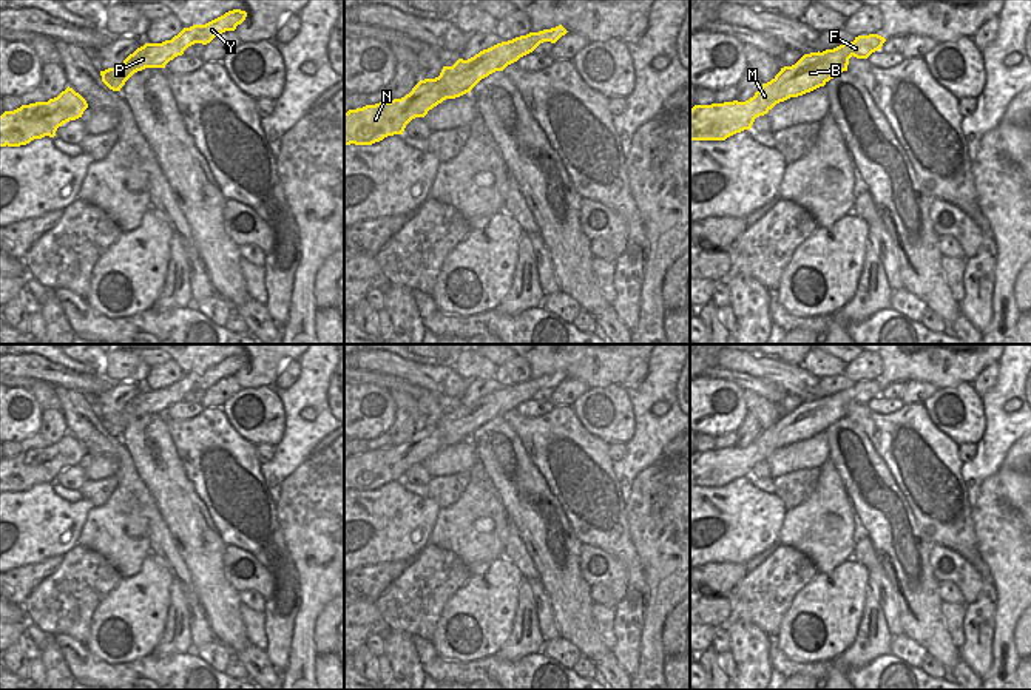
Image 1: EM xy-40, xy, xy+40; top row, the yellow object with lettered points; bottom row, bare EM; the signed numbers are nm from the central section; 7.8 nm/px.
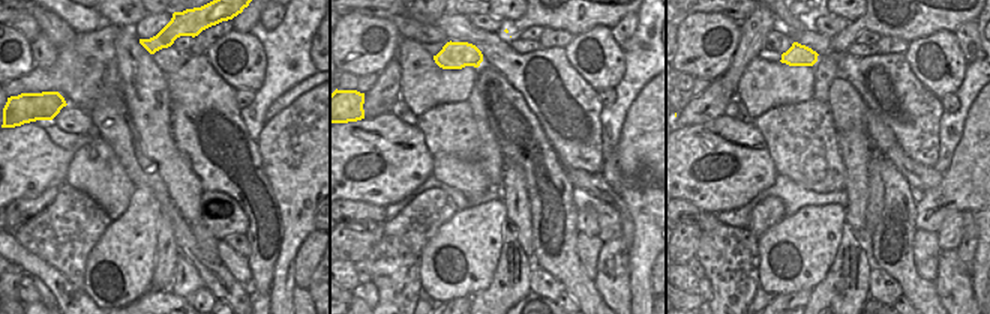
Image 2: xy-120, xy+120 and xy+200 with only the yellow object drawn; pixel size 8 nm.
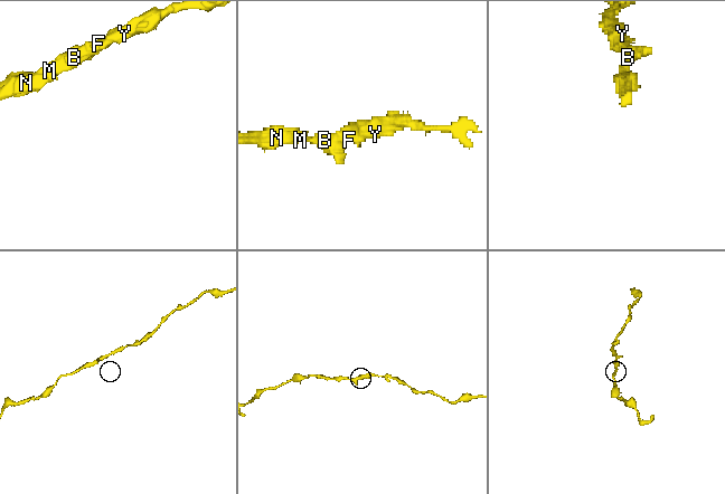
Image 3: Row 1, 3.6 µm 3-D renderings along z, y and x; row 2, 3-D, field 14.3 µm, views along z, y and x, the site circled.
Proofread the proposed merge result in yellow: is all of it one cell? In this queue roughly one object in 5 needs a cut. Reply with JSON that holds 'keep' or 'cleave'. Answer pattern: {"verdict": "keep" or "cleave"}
{"verdict": "keep"}

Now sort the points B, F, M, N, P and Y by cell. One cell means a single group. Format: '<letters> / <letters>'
B F M N P Y

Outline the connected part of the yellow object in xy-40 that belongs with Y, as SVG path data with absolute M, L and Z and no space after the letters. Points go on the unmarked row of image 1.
M233 355L224 361L205 369L184 374L171 386L162 389L145 389L130 400L120 412L100 417L102 428L113 437L120 437L125 428L137 417L145 414L165 414L165 411L194 391L210 389L215 383L225 377L235 377L247 363L245 357Z

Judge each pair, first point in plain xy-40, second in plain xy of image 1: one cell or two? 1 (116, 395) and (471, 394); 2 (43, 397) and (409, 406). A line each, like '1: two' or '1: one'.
1: one
2: one

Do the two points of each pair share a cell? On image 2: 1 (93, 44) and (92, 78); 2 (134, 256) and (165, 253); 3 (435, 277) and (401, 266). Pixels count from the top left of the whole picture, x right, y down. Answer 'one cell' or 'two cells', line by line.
1: one cell
2: two cells
3: two cells

